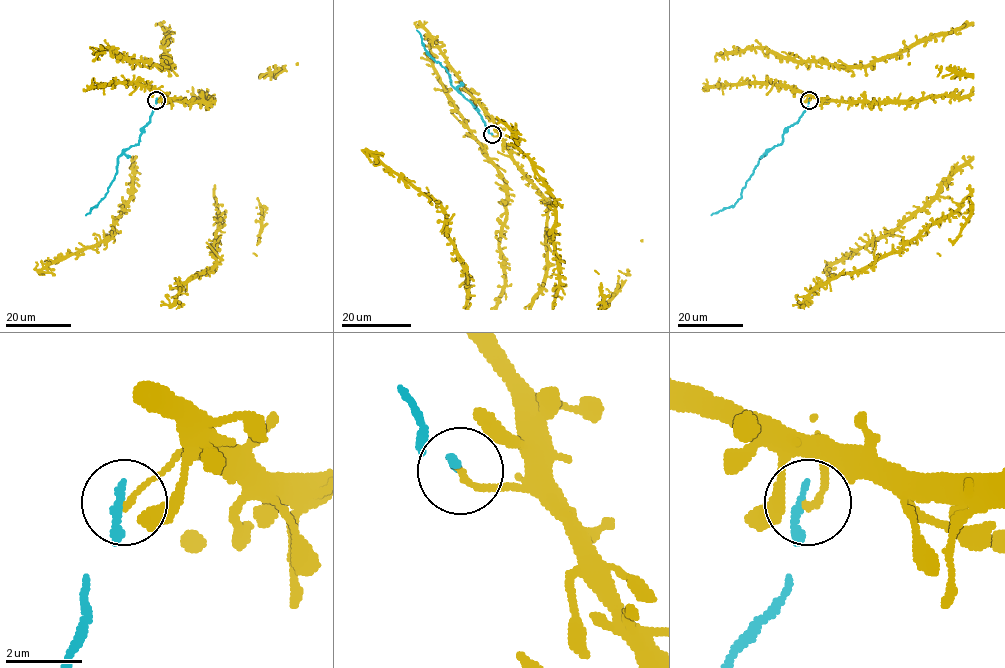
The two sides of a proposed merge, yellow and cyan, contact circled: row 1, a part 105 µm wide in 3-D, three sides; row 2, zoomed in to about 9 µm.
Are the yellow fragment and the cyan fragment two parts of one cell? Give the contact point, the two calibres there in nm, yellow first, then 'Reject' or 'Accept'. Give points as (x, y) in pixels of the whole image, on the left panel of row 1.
Place: (156, 100). Thickness 160 nm (yellow) against 240 nm. Reject

